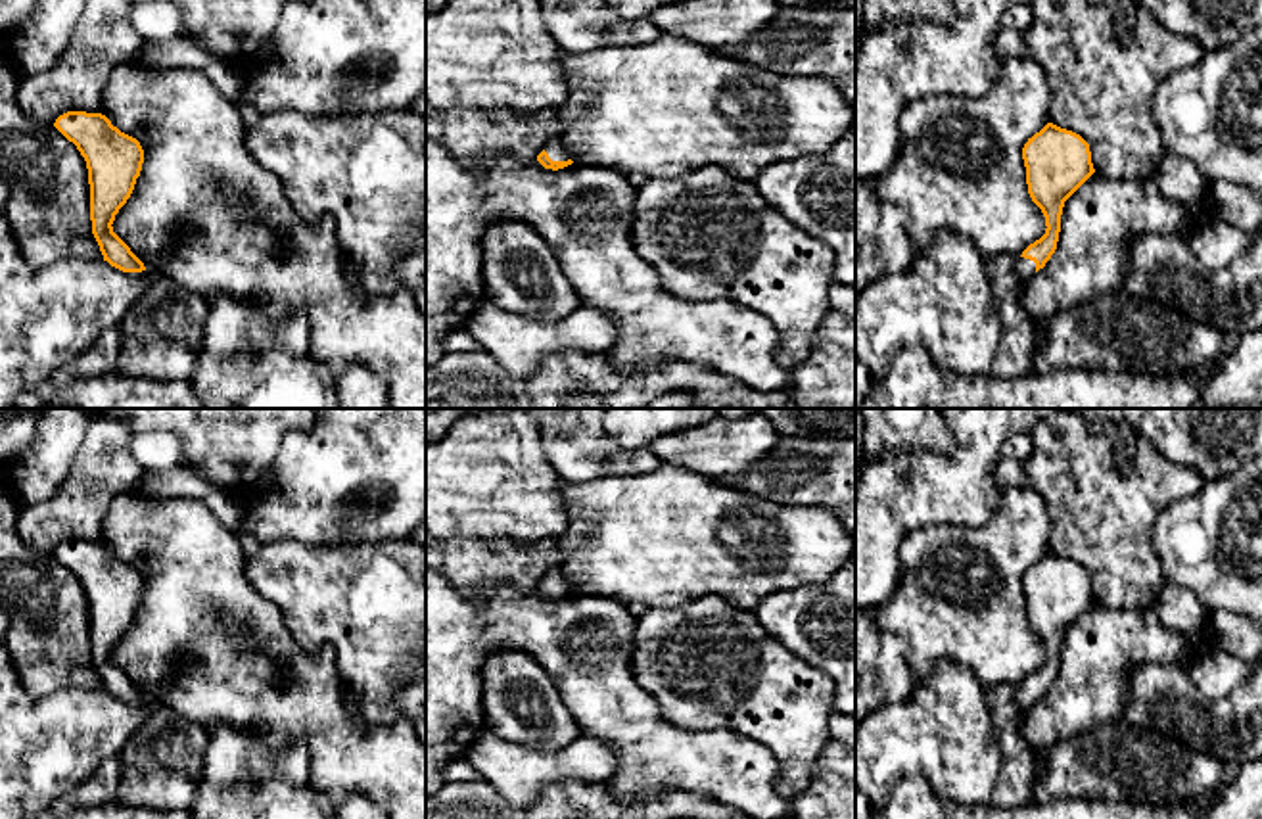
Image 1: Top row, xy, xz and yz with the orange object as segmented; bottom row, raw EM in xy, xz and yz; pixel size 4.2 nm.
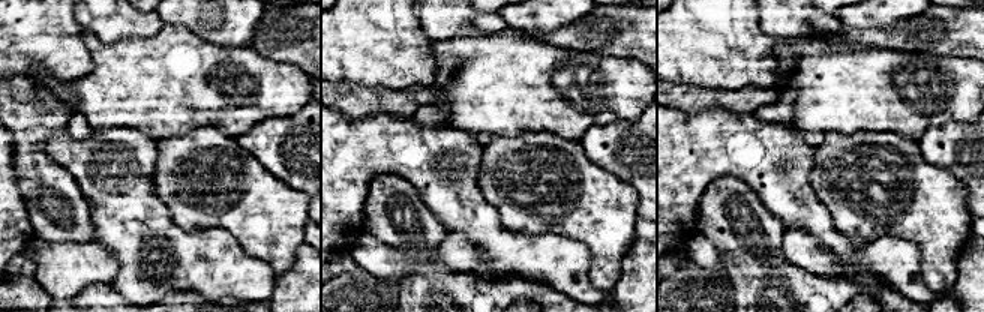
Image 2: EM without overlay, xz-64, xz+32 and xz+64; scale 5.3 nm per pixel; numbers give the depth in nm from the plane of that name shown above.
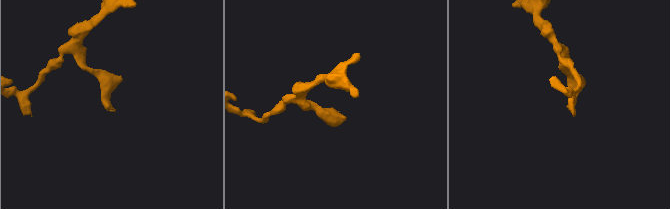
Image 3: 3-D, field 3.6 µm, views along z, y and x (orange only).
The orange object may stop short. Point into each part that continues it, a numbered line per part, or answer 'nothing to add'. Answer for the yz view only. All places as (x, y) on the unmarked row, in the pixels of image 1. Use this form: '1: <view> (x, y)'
1: yz (1025, 697)

